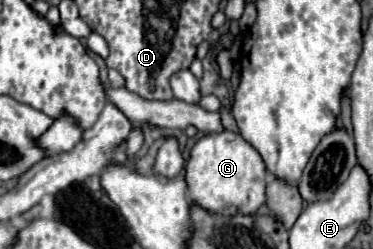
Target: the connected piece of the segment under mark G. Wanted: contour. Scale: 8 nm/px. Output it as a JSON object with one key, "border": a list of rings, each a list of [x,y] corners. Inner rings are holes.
{"border":[[[220,131],[200,137],[186,161],[186,187],[192,205],[220,215],[252,215],[264,205],[266,167],[258,151],[238,133]]]}

